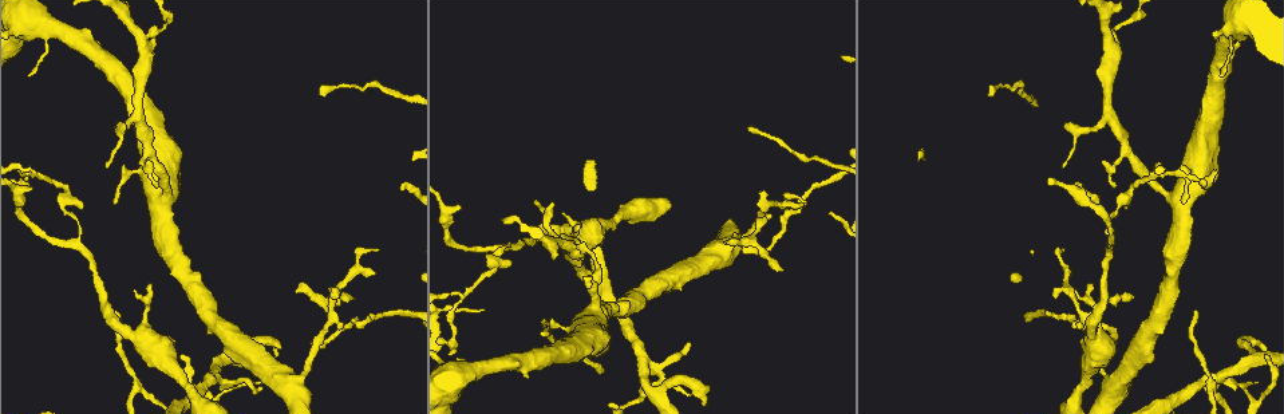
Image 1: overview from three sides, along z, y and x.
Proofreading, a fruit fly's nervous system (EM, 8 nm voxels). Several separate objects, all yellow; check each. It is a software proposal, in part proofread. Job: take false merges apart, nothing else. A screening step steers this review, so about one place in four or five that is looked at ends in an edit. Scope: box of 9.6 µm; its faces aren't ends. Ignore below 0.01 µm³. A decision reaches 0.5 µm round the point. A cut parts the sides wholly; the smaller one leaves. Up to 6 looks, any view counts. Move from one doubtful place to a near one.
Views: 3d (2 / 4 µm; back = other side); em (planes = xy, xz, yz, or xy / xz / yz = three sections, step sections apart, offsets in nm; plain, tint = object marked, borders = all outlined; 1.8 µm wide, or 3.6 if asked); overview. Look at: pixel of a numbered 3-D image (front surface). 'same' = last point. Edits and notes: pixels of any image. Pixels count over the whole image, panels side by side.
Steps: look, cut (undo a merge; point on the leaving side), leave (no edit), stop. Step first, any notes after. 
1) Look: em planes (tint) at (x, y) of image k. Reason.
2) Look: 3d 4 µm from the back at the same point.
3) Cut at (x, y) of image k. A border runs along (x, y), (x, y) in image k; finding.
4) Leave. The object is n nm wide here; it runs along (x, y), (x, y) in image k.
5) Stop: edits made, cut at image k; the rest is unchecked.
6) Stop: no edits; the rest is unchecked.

Look: 3d 2 µm at (455, 342) of image 1. Abrupt turn.

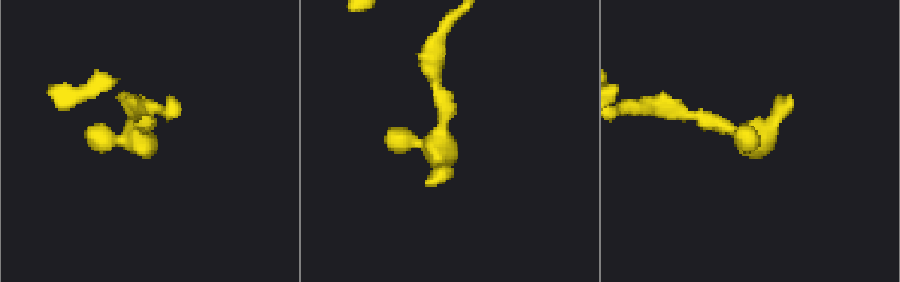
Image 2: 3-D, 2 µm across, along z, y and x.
Look: em planes (tint) at (439, 138) of image 2. Shape alone is not enough.

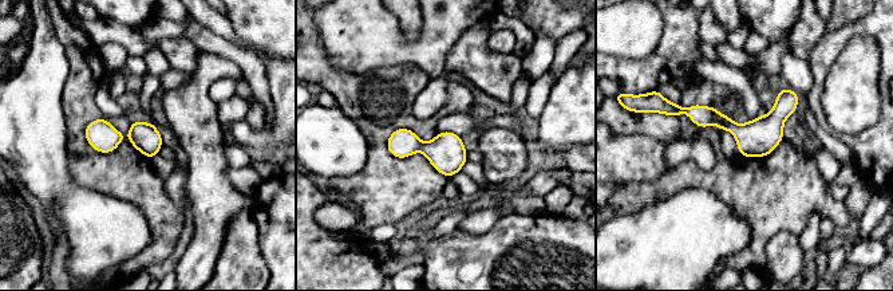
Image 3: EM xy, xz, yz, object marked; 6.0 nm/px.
Leave. The object is 170 nm wide here; it runs along (794, 97), (762, 129), (672, 110) in image 3; one neuron here.

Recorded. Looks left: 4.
Look: em yz step 8 (tint) at (217, 375) of image 1. Side arm on a straight run.

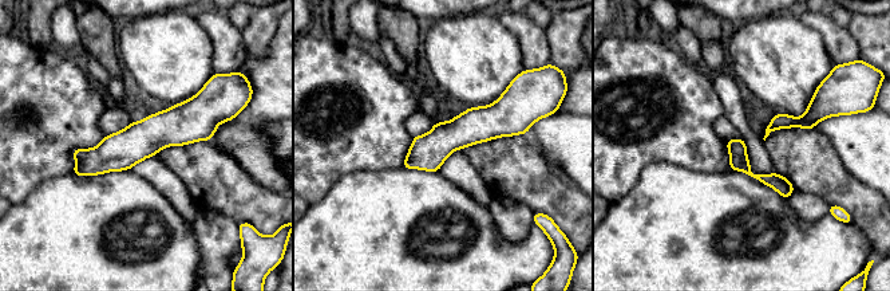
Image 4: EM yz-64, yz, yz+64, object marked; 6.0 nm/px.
Cut at (776, 181) of image 4. The part that leaves runs along (746, 165), (754, 176), (772, 180), (786, 195) in image 4; two neurons meet here.

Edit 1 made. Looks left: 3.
Look: overview.

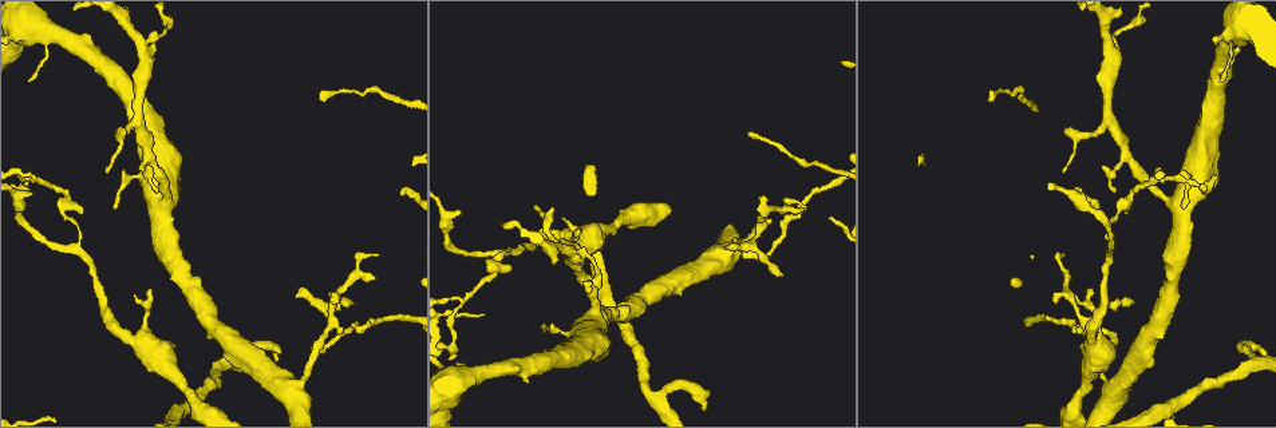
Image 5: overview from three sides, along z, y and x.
Look: em 3.6 µm xy step 16 (tint) at (318, 348) of image 5. Three-way junction.

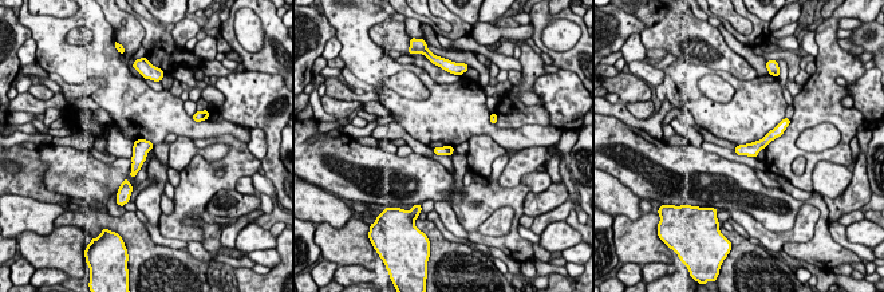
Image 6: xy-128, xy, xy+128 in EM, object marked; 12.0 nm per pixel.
Look: em 3.6 µm planes (tint) at the same point. Cut it another way.

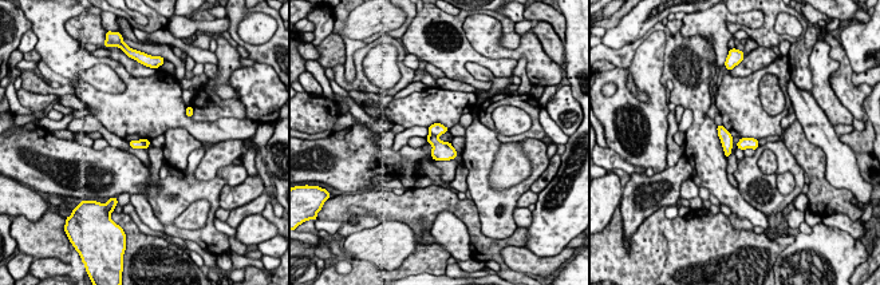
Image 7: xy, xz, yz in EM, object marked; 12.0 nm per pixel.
Cut at (441, 150) of image 7. The object is 130 nm wide here; a border runs along (430, 133), (437, 137) in image 7; a second neuron is stuck on.

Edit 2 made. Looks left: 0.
Stop: edits made, cut at image 4, cut at image 7; the rest is unchecked.

